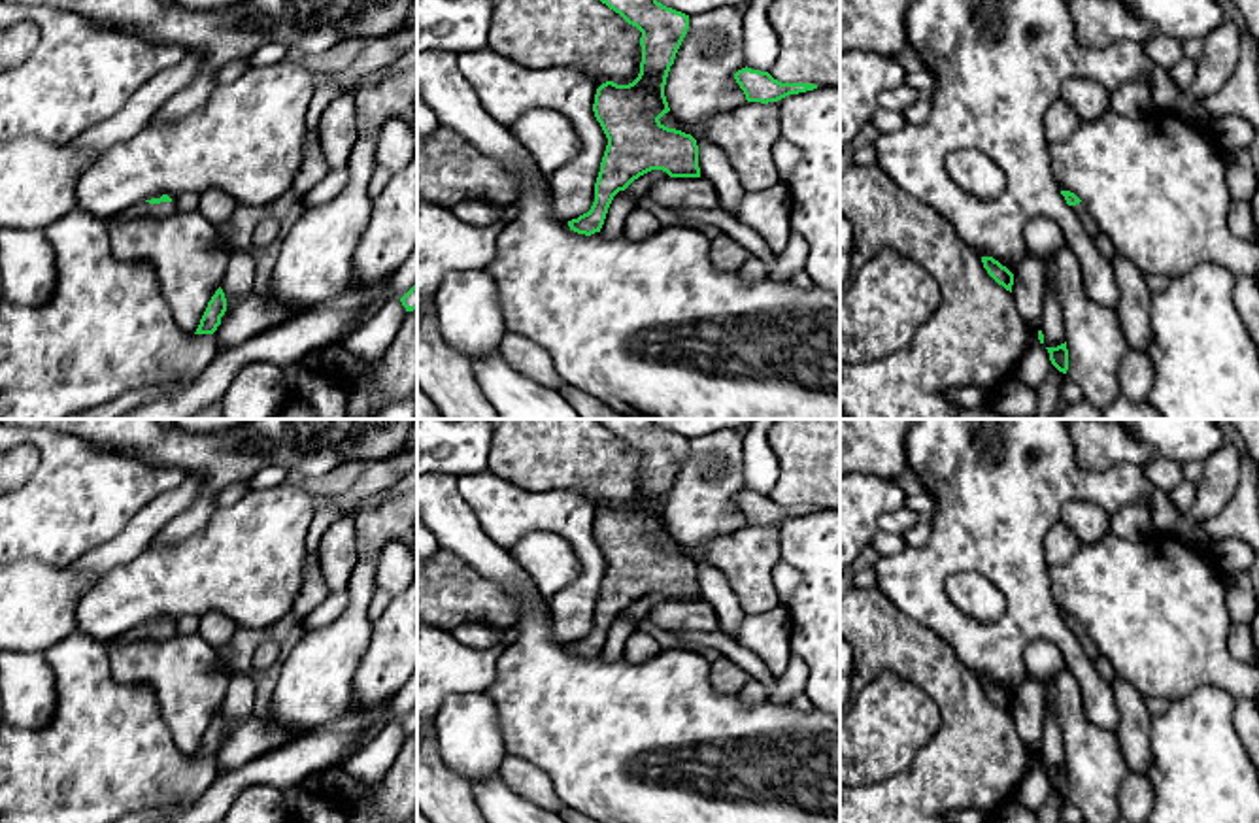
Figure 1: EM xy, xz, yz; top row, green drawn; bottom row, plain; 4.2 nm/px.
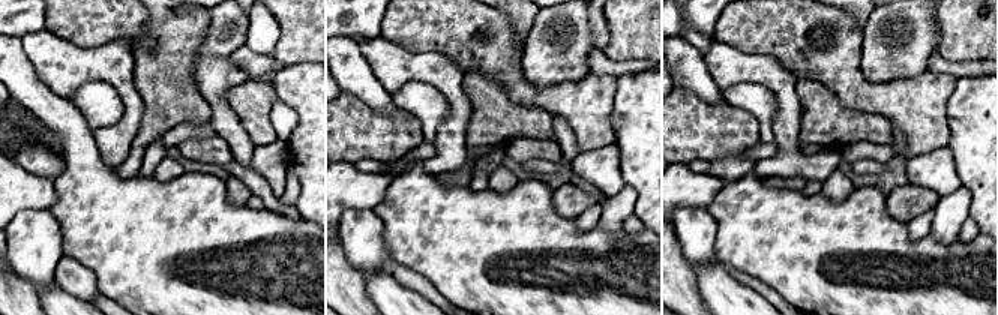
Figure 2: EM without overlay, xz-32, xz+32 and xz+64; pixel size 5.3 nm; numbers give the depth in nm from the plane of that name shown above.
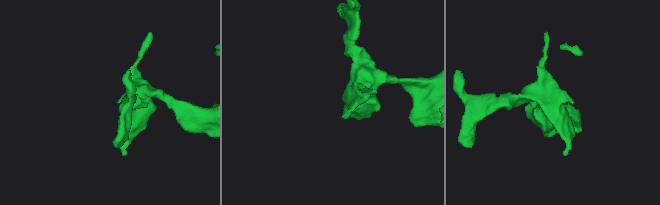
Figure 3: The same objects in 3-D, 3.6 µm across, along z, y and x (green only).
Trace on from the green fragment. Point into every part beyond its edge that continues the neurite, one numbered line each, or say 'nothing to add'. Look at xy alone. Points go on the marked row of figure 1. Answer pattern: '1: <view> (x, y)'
1: xy (161, 210)

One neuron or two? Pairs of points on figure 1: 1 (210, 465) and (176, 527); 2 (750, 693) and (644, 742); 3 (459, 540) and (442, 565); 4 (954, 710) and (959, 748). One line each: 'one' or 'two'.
1: one
2: two
3: two
4: one

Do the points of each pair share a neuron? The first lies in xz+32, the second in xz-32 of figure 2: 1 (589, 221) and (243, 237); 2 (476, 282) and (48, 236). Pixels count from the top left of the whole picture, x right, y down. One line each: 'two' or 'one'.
1: two
2: two

